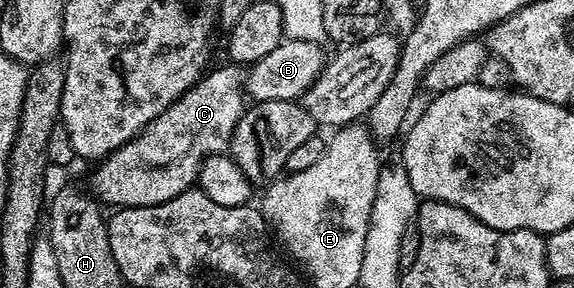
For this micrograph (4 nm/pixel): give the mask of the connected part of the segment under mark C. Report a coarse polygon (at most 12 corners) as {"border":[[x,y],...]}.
{"border":[[239,64],[205,71],[95,165],[119,210],[170,202],[229,151]]}

